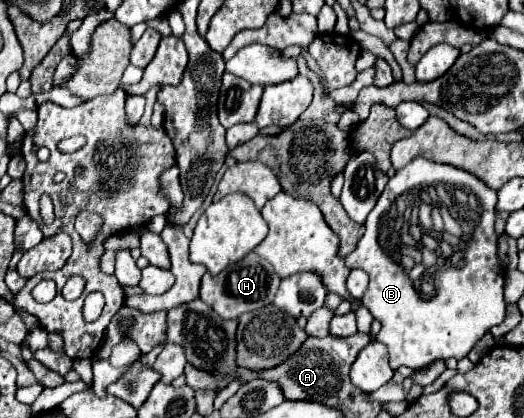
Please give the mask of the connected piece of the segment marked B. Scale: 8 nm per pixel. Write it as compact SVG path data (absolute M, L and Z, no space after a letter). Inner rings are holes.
M420 157L420 159L410 161L404 169L396 171L394 177L390 177L390 181L388 181L384 193L380 195L376 207L370 211L370 215L368 215L368 219L366 219L366 223L364 223L366 231L364 231L362 239L358 241L356 249L354 249L350 255L344 257L344 263L346 263L346 267L350 267L350 269L358 267L358 269L364 269L364 271L370 275L370 285L368 285L364 297L362 297L362 303L370 309L372 317L382 323L382 329L380 329L380 333L376 335L376 339L380 339L380 343L384 343L384 345L388 347L390 367L392 367L392 369L398 369L400 365L406 365L406 367L412 367L412 369L420 369L420 367L426 367L428 363L432 363L432 361L436 361L436 359L450 359L450 357L462 359L462 357L466 357L466 355L470 353L470 349L476 345L476 341L478 341L490 327L494 327L494 325L498 325L500 321L504 321L504 311L506 311L506 303L504 303L504 269L502 269L502 265L500 265L500 261L498 261L498 257L496 257L496 241L498 241L498 237L496 237L496 233L494 233L494 219L496 219L496 209L494 209L494 207L496 207L496 191L492 191L490 187L486 187L486 185L484 185L480 179L476 179L472 173L462 171L462 169L458 169L458 167L452 167L452 165L434 163L434 161L428 161L428 159L422 159L422 157ZM432 185L444 185L444 187L448 189L448 195L452 197L452 203L454 203L454 209L456 209L456 219L458 219L458 223L462 225L462 237L460 237L460 243L458 243L456 253L452 255L452 259L448 259L448 261L442 265L442 269L434 275L434 293L432 293L428 299L422 299L420 293L418 293L416 289L412 289L412 279L408 277L408 271L402 267L402 253L404 253L408 247L412 247L412 253L414 253L414 245L422 245L422 241L420 241L420 239L422 239L422 233L420 233L420 227L418 227L420 191L422 191L422 189L428 189L428 187L432 187Z

